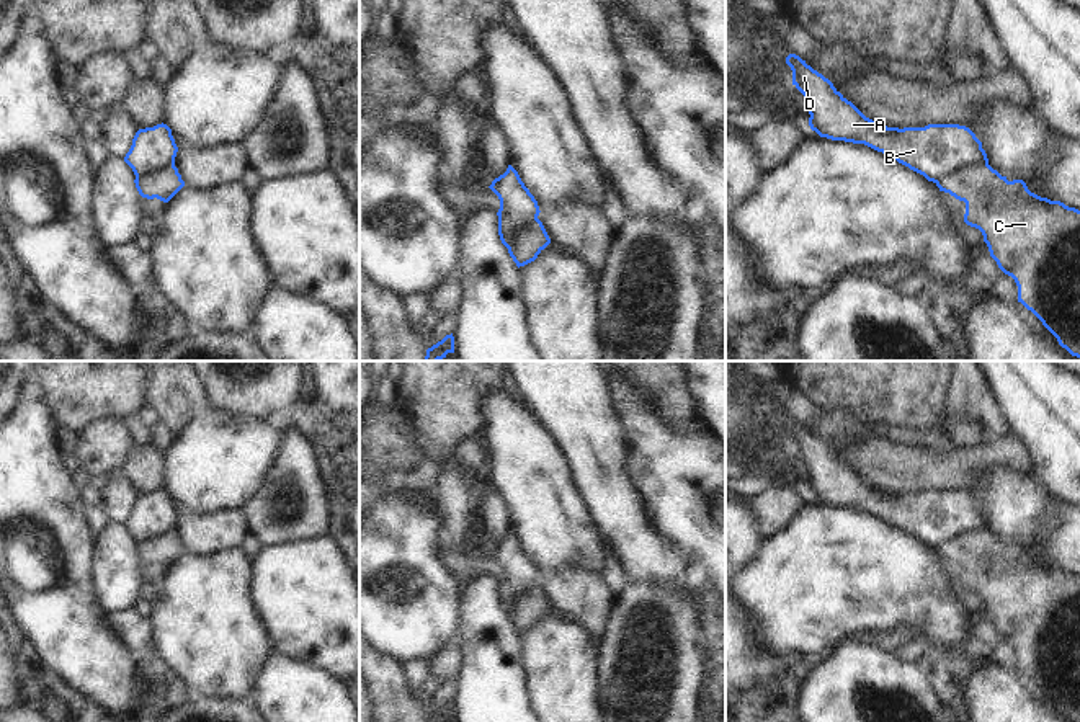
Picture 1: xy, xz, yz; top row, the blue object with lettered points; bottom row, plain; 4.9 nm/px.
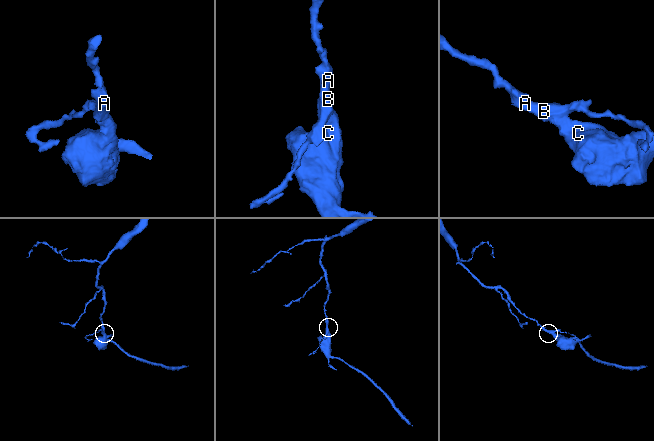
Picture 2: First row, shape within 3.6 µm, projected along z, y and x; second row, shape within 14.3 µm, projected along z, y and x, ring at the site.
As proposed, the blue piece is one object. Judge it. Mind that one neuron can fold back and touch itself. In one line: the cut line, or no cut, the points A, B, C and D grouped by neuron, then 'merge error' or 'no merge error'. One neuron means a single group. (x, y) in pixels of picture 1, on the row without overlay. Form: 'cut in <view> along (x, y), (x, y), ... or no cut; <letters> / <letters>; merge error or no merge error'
cut in yz along (987, 528), (956, 534), (933, 548); A B D / C; merge error

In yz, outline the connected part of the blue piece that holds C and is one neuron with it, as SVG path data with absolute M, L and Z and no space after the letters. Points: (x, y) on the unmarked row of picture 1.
M989 529L956 536L938 547L939 557L966 568L964 588L982 598L990 622L1018 652L1018 668L1031 676L1072 722L1080 722L1080 577L1031 559L1023 546L1008 547Z

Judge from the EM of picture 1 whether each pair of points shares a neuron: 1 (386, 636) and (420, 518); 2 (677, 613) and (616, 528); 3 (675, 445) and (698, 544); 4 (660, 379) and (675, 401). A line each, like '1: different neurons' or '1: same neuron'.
1: same neuron
2: different neurons
3: same neuron
4: same neuron

